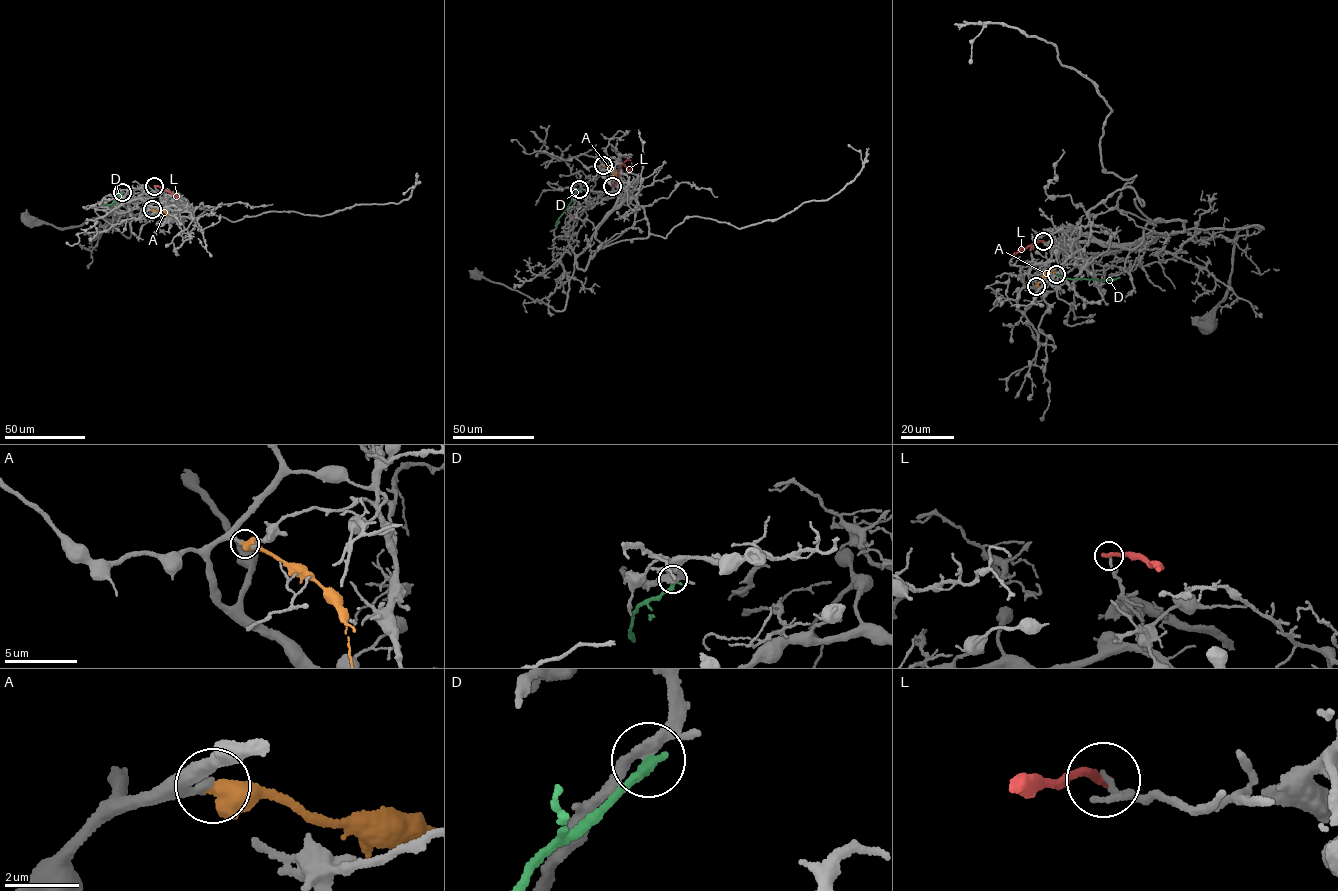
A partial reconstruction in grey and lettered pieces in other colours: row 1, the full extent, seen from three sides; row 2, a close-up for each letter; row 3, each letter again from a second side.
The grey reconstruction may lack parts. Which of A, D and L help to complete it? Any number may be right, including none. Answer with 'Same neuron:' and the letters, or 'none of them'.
Same neuron: A

